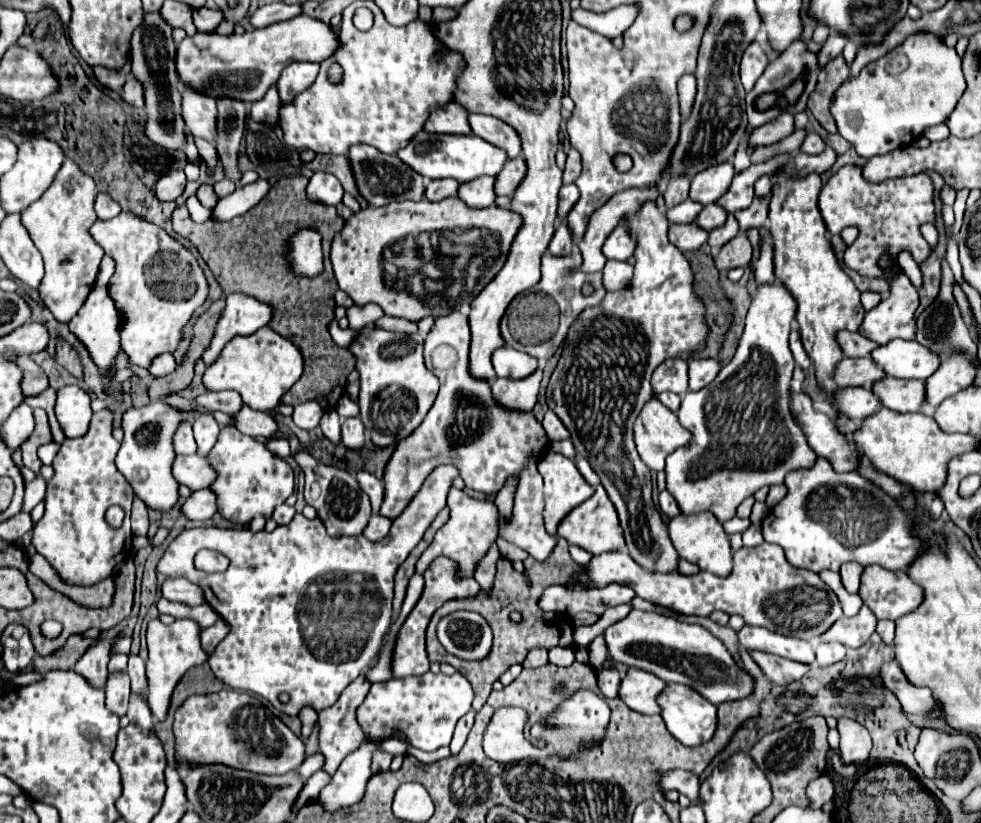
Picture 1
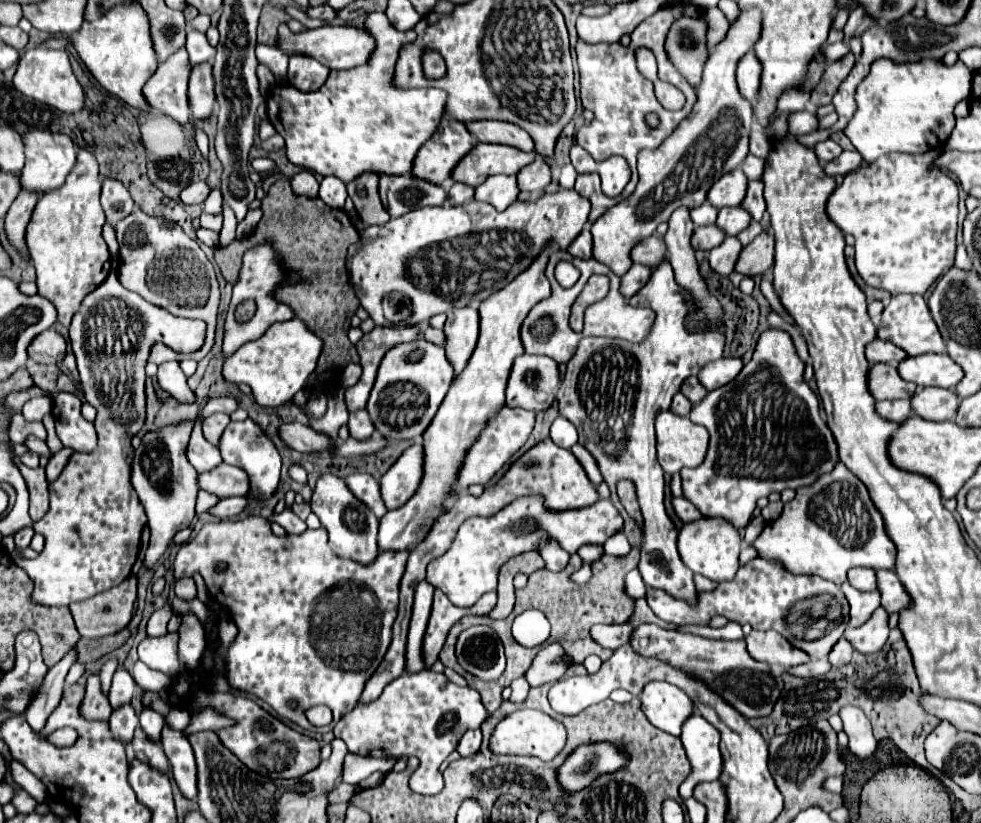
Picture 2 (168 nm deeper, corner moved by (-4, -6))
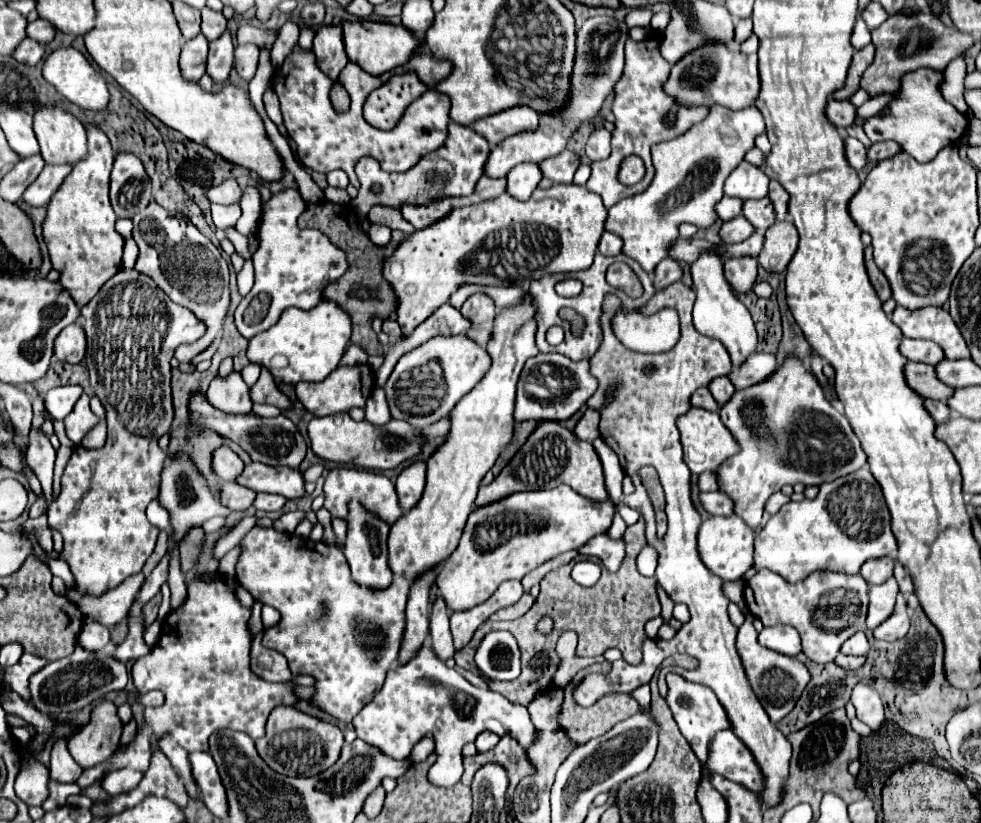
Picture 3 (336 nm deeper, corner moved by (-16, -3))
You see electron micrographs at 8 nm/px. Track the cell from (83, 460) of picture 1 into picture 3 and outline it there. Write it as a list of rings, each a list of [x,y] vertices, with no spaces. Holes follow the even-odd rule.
[[[120,270],[116,276],[112,276],[112,280],[108,280],[100,290],[98,294],[82,308],[82,316],[84,316],[84,332],[86,332],[86,340],[88,340],[88,348],[86,348],[86,364],[88,364],[88,372],[90,372],[90,386],[94,390],[94,394],[100,398],[102,406],[106,408],[108,412],[108,438],[106,438],[106,444],[104,448],[98,448],[98,450],[84,450],[84,448],[76,448],[66,470],[64,470],[64,476],[62,476],[62,492],[60,496],[54,500],[54,504],[50,504],[48,508],[48,524],[52,528],[56,528],[62,538],[64,538],[64,548],[60,552],[60,560],[64,560],[72,574],[74,574],[74,588],[66,588],[66,598],[72,600],[72,602],[78,602],[82,600],[82,596],[102,596],[104,592],[108,592],[110,588],[116,588],[116,584],[120,584],[124,578],[136,574],[142,570],[146,558],[152,554],[154,550],[154,544],[156,544],[156,538],[158,538],[158,528],[152,526],[148,520],[146,520],[146,506],[158,496],[158,486],[160,486],[160,468],[164,466],[164,460],[166,460],[166,454],[158,448],[158,438],[162,434],[168,432],[170,424],[172,424],[172,418],[174,418],[174,410],[172,410],[172,396],[170,396],[170,360],[174,356],[174,350],[180,346],[180,344],[192,344],[196,340],[200,340],[204,334],[206,334],[206,324],[202,324],[188,308],[184,306],[178,306],[174,304],[156,284],[152,278],[136,272],[136,270]]]

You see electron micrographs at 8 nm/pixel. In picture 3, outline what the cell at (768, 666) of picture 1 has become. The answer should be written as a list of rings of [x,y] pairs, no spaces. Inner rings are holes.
[[[838,654],[836,660],[834,660],[840,668],[846,668],[846,670],[854,670],[854,668],[860,668],[864,664],[864,658],[858,658],[858,656],[844,656],[844,654]]]

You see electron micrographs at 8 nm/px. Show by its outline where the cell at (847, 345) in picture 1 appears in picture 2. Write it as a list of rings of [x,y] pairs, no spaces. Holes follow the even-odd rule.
[[[874,339],[868,347],[866,347],[866,357],[872,363],[900,363],[904,359],[908,359],[910,355],[906,351],[902,351],[900,347],[896,347],[890,341],[882,341],[882,339]]]

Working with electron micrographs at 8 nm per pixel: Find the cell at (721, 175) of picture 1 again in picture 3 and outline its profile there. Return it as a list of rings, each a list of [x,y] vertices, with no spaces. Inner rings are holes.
[[[742,162],[726,180],[724,194],[740,200],[758,200],[768,194],[770,178],[756,166]]]

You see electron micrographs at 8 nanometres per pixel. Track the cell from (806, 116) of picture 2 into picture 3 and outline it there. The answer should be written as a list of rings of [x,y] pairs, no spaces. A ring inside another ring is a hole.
[[[828,100],[826,104],[826,118],[836,126],[836,128],[846,128],[854,124],[856,120],[856,108],[850,102],[838,102],[838,100]]]

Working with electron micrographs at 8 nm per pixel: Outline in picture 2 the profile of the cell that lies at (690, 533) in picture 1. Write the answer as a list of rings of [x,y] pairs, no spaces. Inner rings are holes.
[[[702,517],[692,523],[684,523],[678,535],[678,551],[686,567],[712,581],[730,581],[736,575],[740,545],[740,533],[732,527],[732,523],[720,517]]]

